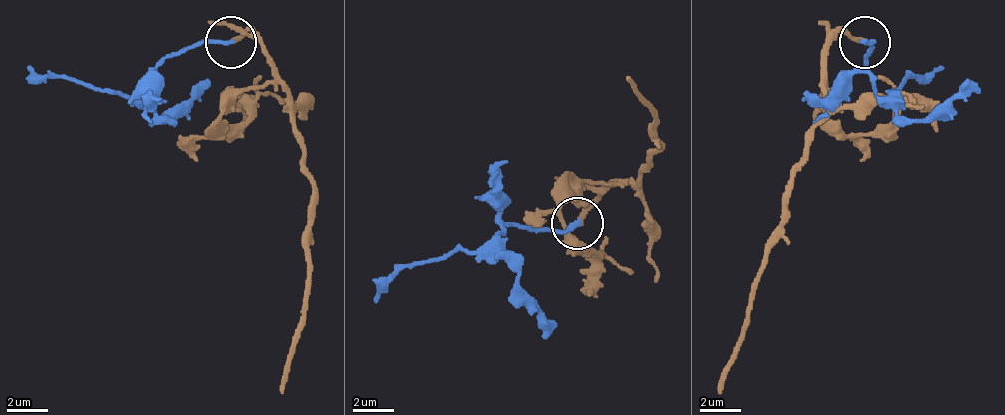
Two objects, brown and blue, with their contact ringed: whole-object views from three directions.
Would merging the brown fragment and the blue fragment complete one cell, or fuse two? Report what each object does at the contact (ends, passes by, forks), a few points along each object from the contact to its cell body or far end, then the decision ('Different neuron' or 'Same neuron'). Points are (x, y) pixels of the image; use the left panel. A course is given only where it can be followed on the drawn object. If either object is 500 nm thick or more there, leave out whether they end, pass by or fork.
At the ring brown ends. At the ring blue ends. Course of brown: (229, 43), (245, 33), (260, 43), (311, 177), (311, 249), (306, 310), (281, 392). Course of blue: (229, 43), (178, 48), (163, 64), (147, 95), (60, 79), (29, 64). Same neuron

